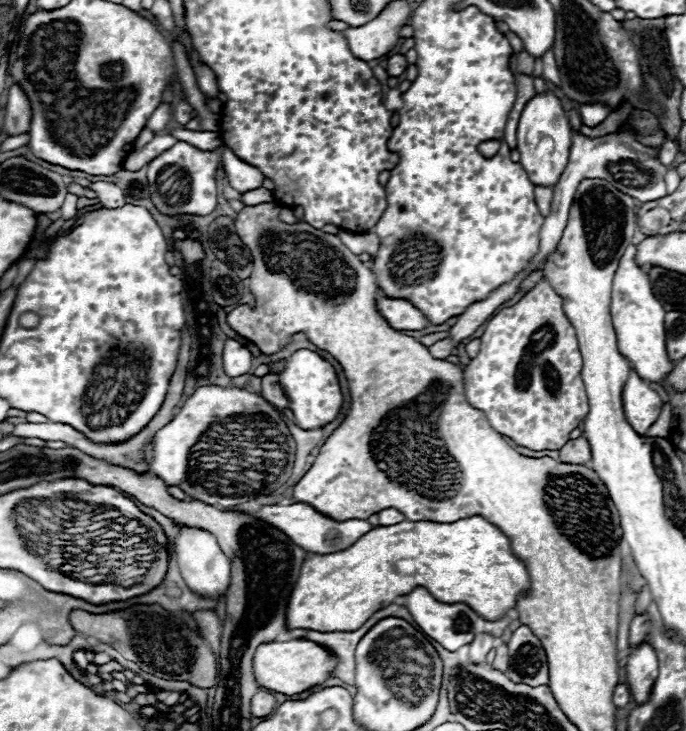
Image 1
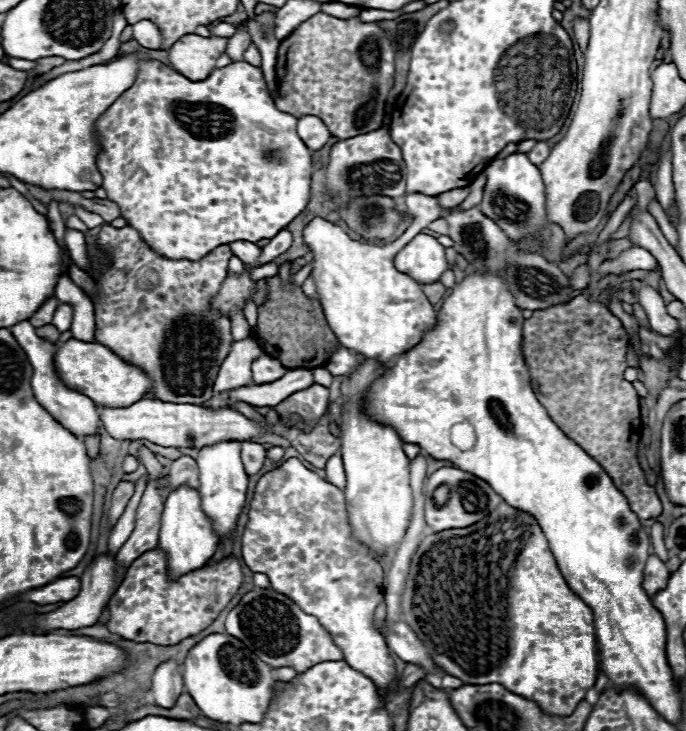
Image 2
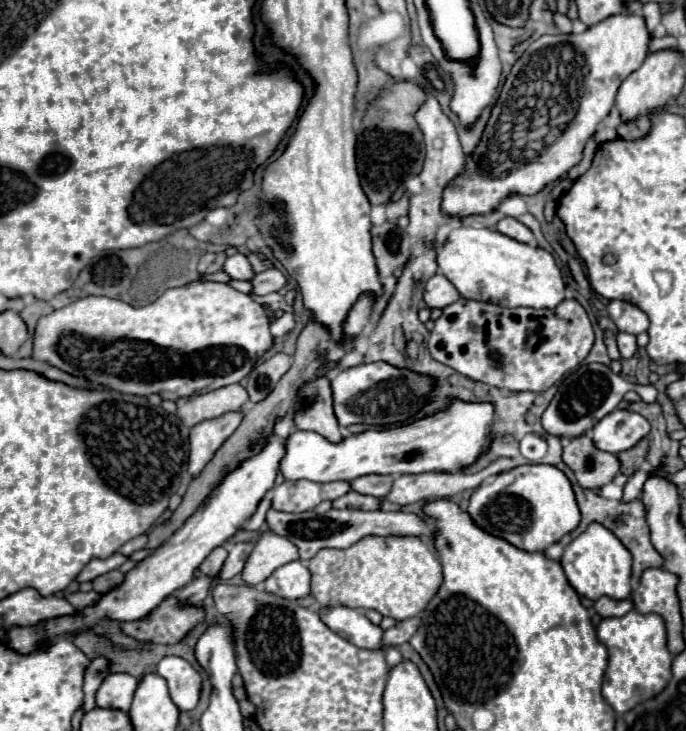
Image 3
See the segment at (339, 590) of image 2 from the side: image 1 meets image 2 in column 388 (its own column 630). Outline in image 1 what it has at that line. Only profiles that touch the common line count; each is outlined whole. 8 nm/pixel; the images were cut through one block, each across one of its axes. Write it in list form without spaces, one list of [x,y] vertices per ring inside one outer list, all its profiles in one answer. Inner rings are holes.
[[[640,644],[630,652],[628,664],[626,664],[626,676],[628,686],[632,690],[632,696],[638,704],[644,704],[650,700],[652,686],[658,678],[658,658],[650,644]]]

